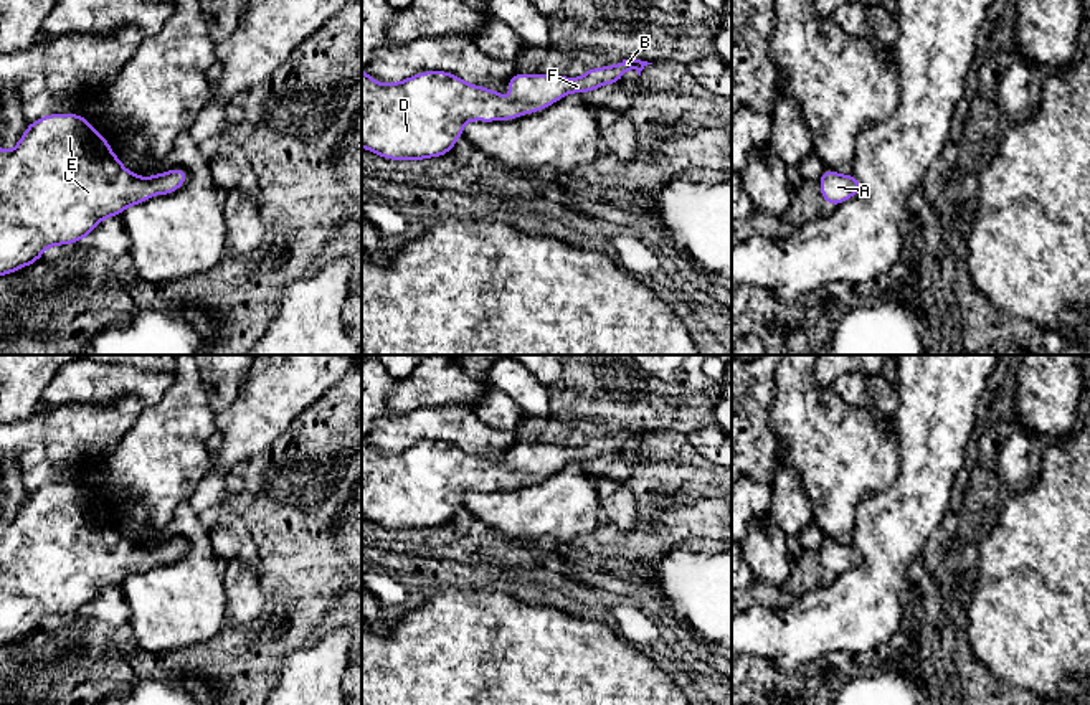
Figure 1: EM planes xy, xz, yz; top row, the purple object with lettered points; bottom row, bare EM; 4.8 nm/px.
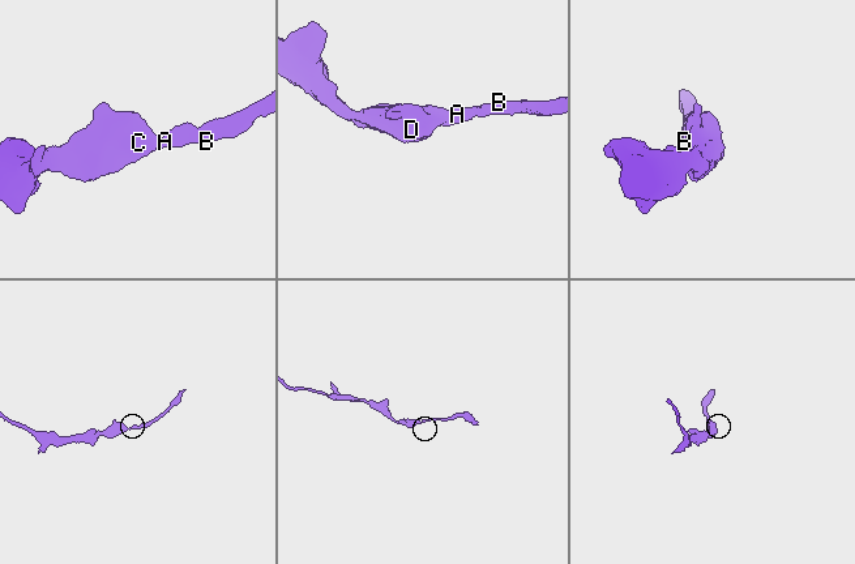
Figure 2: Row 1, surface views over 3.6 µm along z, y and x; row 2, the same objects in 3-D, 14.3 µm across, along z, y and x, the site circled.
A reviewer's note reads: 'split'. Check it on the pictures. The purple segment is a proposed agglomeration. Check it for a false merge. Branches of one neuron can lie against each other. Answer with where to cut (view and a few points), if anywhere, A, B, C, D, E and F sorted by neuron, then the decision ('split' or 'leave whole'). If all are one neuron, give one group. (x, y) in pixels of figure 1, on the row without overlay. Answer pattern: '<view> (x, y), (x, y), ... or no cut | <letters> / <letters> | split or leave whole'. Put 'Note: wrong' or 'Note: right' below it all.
no cut | A B C D E F | leave whole
Note: wrong

